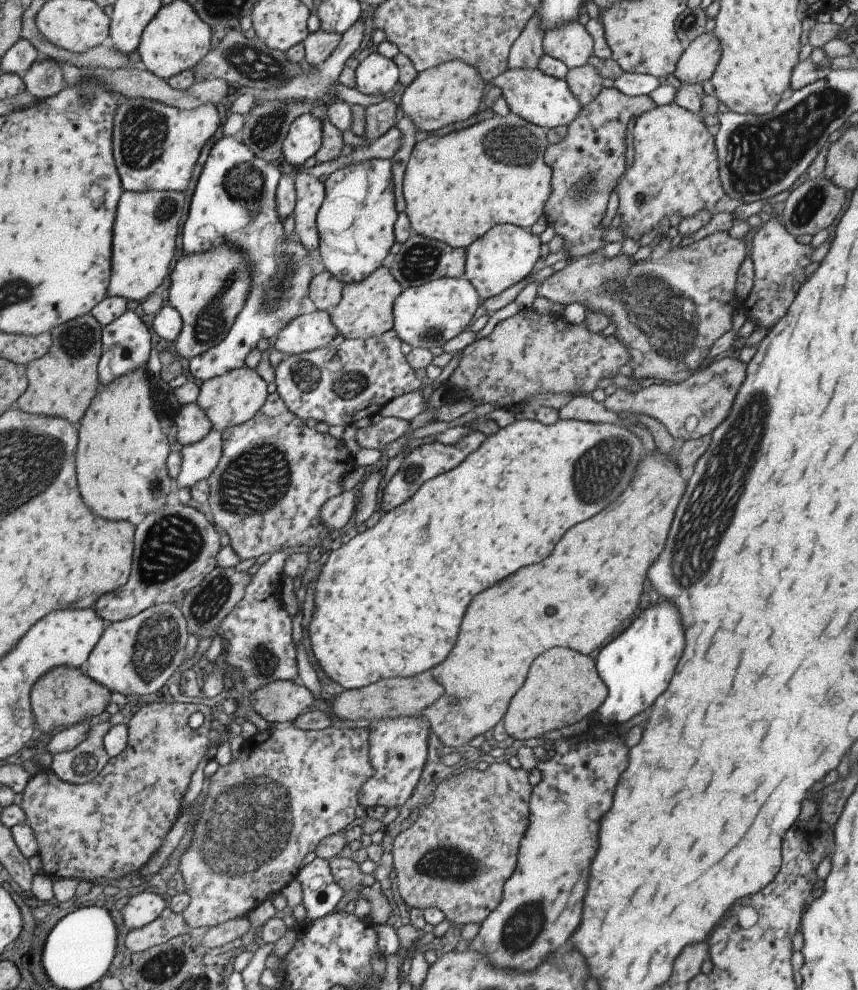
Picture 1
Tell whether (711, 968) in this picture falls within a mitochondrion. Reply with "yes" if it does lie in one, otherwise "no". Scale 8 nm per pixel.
no

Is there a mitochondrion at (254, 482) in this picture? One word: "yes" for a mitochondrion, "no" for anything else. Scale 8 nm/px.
yes

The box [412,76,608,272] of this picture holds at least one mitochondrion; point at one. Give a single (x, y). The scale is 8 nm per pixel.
(511, 148)

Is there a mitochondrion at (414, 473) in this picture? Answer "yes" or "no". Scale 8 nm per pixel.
yes

